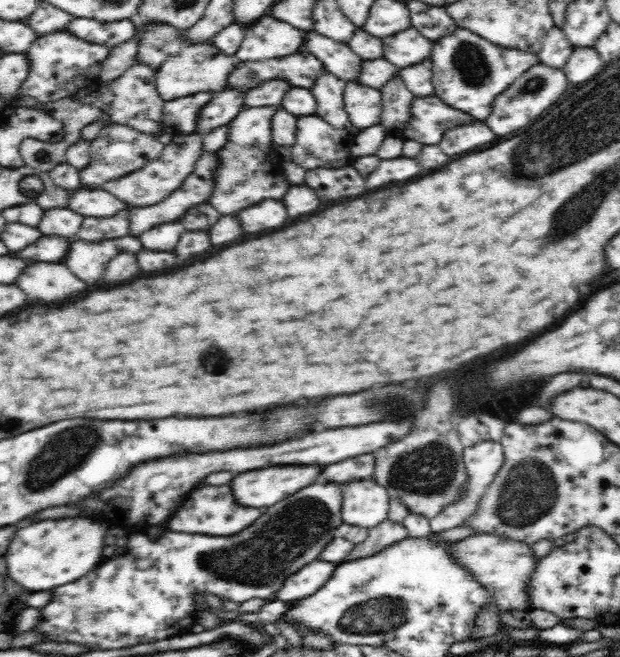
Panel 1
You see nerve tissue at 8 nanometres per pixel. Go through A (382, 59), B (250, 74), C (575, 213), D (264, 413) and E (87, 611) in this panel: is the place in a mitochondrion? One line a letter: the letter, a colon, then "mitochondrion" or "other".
A: other
B: mitochondrion
C: mitochondrion
D: other
E: mitochondrion

